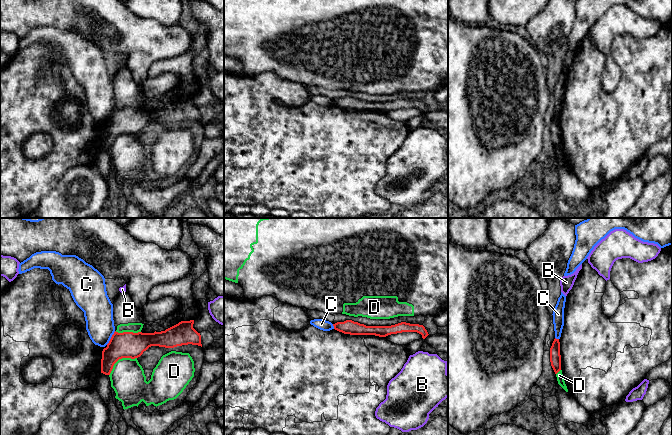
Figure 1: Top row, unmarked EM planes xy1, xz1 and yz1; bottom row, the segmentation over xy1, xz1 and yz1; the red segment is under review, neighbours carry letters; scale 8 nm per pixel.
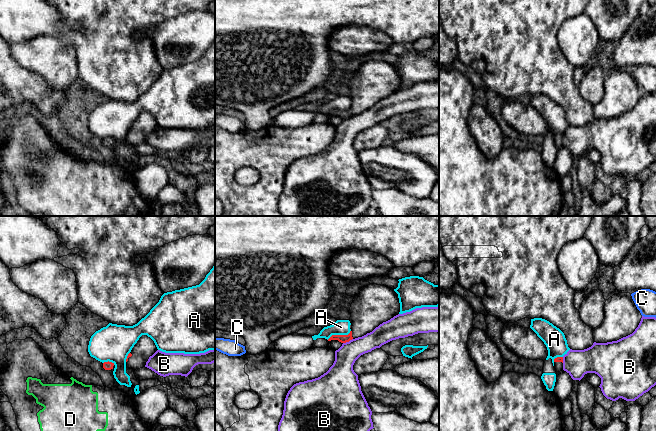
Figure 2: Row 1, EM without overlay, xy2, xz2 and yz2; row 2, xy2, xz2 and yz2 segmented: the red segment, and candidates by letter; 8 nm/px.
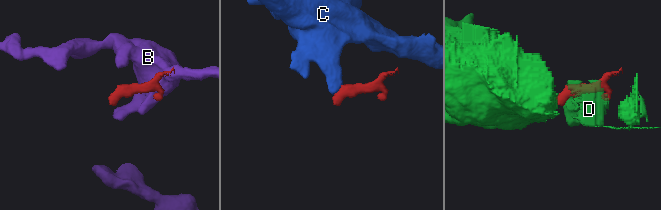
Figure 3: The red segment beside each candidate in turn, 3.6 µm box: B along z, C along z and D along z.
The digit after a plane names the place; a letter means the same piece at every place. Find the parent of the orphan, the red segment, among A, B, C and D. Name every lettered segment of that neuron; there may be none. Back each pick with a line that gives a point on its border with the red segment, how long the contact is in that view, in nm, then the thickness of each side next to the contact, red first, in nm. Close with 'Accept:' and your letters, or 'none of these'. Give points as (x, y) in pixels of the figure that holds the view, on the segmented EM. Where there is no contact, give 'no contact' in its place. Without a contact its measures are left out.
Accept: none of these

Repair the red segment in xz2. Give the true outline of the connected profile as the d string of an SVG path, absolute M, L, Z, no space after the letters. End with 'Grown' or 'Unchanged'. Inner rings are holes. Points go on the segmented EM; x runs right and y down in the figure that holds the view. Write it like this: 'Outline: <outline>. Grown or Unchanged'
Outline: M377 284L364 287L354 297L350 307L352 329L348 335L332 335L328 341L338 340L341 343L362 337L372 332L383 322L398 315L400 303L398 294L392 288Z. Grown

